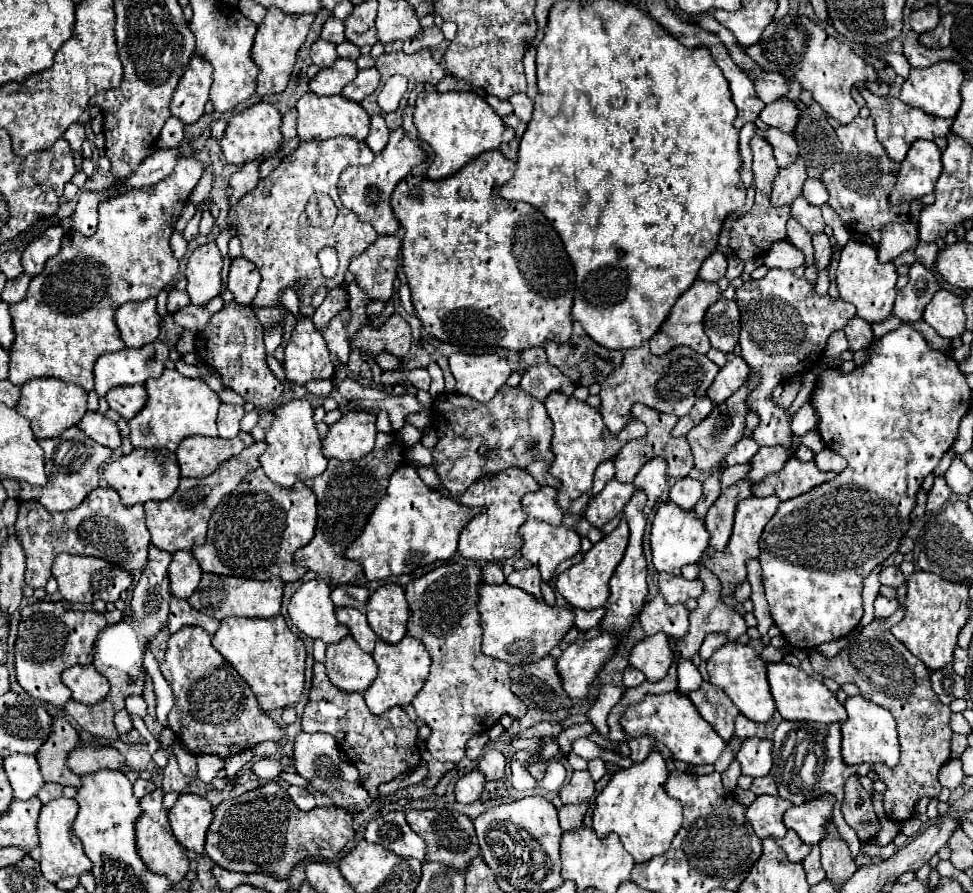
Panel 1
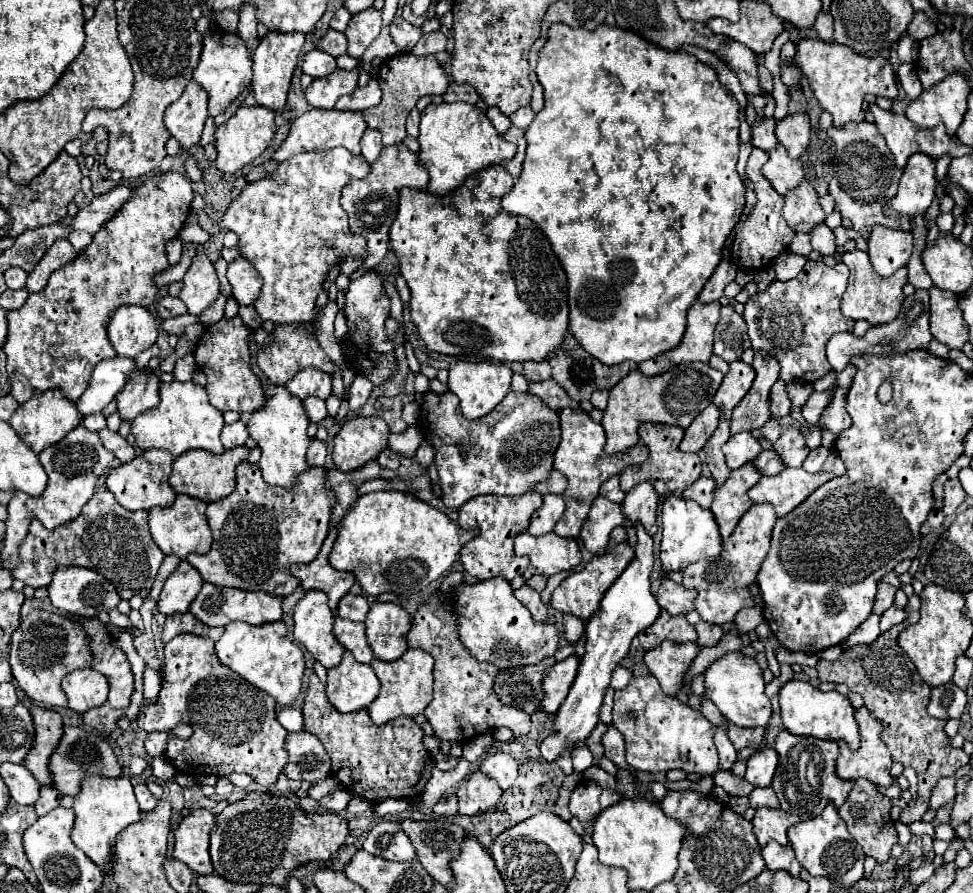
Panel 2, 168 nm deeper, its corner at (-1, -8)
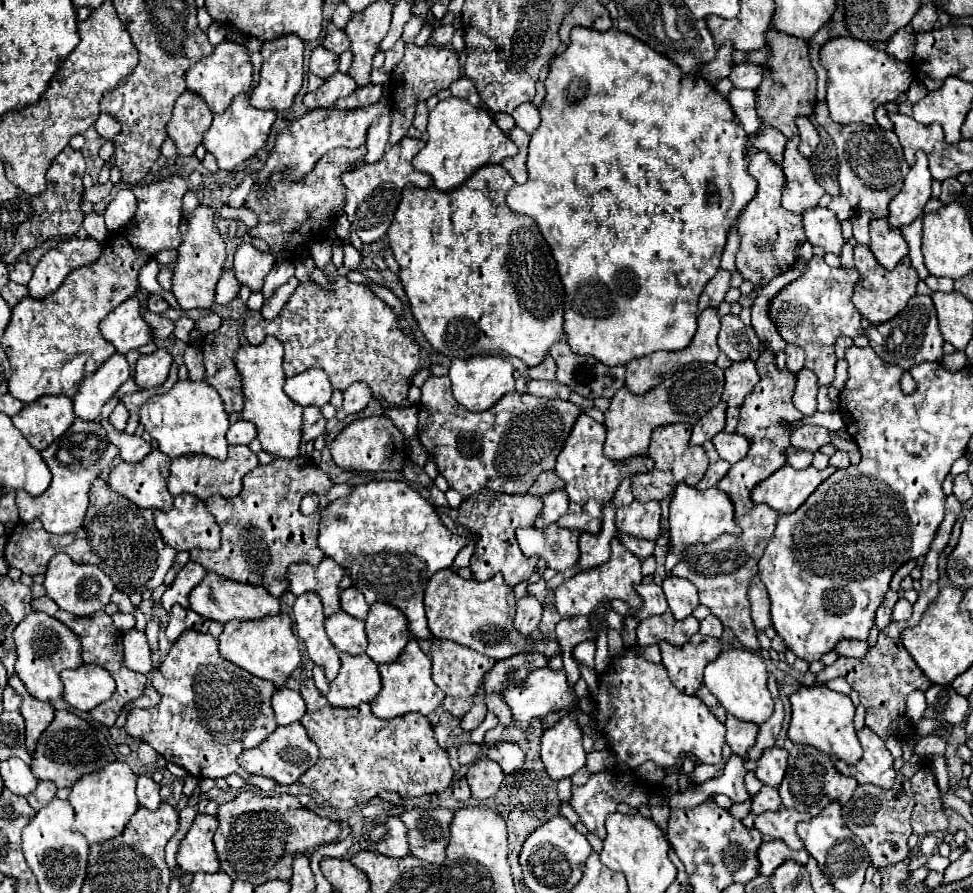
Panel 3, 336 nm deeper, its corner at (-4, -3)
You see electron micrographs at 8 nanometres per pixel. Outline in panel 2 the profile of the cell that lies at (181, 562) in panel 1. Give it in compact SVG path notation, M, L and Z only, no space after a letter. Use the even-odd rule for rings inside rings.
M183 561L167 577L167 581L163 585L163 591L159 595L159 601L157 601L157 609L165 615L187 613L187 609L189 609L191 601L197 597L201 585L203 585L201 575L193 569L193 565Z

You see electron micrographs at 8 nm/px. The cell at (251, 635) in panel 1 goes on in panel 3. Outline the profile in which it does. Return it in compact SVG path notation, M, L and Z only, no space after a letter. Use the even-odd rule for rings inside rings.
M288 614L266 616L260 620L230 620L224 624L224 632L220 634L220 652L226 660L240 666L242 670L254 674L256 678L270 680L276 688L284 686L290 674L300 664L300 646L298 638L292 630L292 620Z

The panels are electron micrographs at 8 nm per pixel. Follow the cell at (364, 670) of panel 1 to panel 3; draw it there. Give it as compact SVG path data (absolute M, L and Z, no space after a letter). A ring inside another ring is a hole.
M340 654L340 672L330 682L330 692L326 694L332 706L358 706L362 702L372 702L382 684L378 666L366 654Z

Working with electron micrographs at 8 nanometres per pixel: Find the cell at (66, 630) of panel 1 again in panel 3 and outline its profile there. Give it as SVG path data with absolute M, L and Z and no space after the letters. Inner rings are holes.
M30 612L14 630L14 642L18 650L16 660L16 674L24 682L26 690L36 700L54 702L62 698L62 680L60 672L66 668L78 668L82 666L80 658L80 638L72 634L70 628L66 628L60 620L54 620L52 616L44 612Z

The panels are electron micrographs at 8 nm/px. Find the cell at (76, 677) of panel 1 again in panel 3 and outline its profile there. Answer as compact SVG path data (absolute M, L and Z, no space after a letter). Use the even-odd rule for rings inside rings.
M82 664L76 670L64 670L60 680L64 684L64 700L82 712L110 700L116 690L110 672L96 664Z

